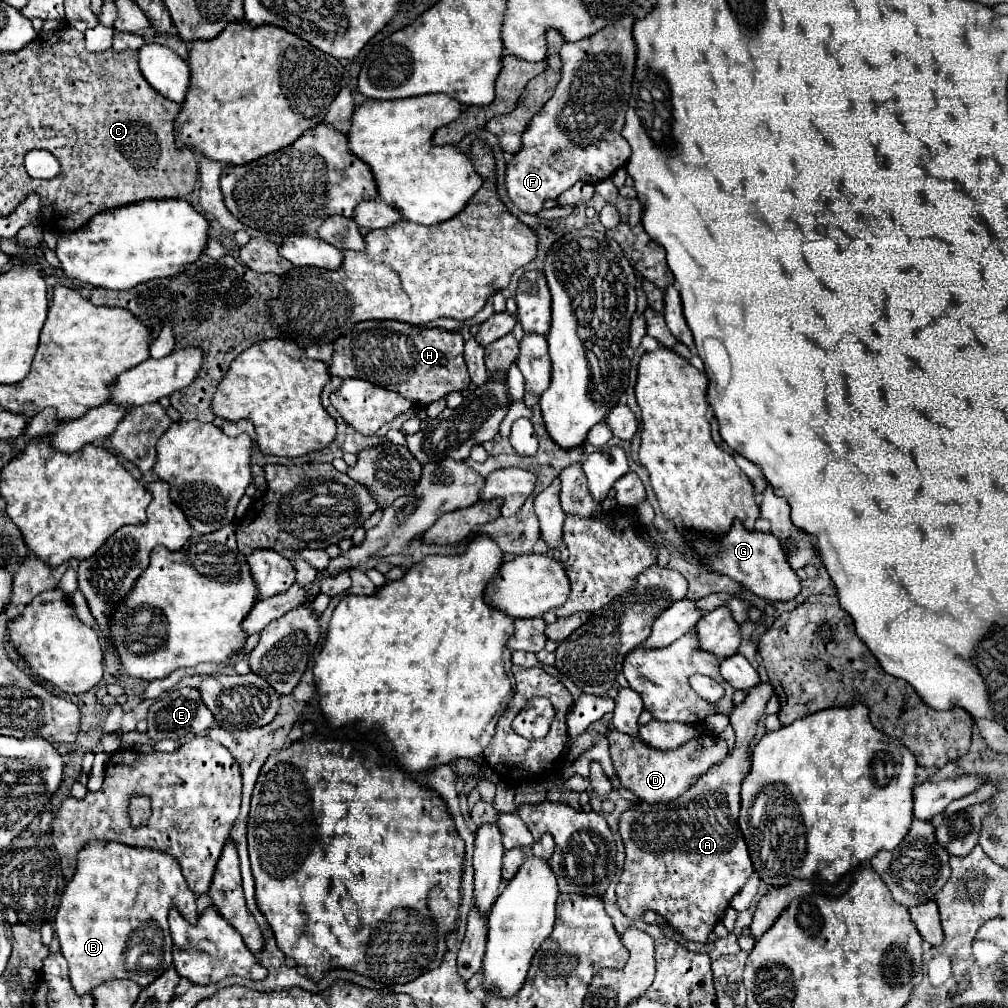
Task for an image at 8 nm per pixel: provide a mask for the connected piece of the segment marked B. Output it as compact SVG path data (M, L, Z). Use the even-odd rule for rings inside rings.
M88 842L78 852L78 866L68 880L54 918L60 950L68 960L70 982L78 994L88 994L100 982L128 978L148 986L160 970L130 972L124 962L126 942L144 922L154 920L164 932L164 968L170 966L168 910L178 908L188 922L196 922L196 894L186 886L178 860L160 850L138 850L118 842Z

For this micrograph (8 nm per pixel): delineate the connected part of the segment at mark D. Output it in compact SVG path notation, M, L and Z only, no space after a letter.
M614 728L608 740L610 740L610 756L612 756L612 762L614 762L614 768L622 786L628 788L636 798L650 804L670 802L678 798L710 766L722 762L728 754L726 740L714 734L702 734L702 742L698 738L692 738L674 750L654 750L652 746L646 746L646 742L642 742L638 736L630 738L628 734L622 734Z

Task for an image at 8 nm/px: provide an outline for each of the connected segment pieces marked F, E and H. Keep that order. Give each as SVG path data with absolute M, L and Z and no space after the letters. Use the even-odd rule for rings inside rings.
M626 16L588 38L562 44L562 78L546 106L530 120L520 152L506 166L506 192L522 212L538 214L546 200L556 200L578 180L598 184L626 164L630 146L620 130L636 60L632 22L634 18Z
M176 688L172 692L166 692L164 696L160 696L148 712L148 738L158 742L164 738L172 738L172 740L184 740L190 736L198 736L204 734L212 728L214 724L214 716L210 714L208 706L202 702L202 696L198 694L198 688Z
M368 320L334 342L328 372L338 378L362 378L380 388L408 398L414 406L428 406L448 392L468 388L470 376L464 362L464 338L442 328L418 328L396 320Z

